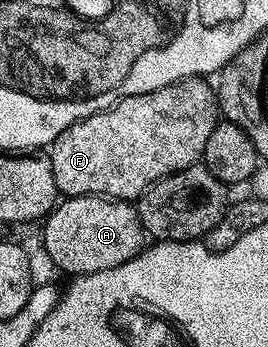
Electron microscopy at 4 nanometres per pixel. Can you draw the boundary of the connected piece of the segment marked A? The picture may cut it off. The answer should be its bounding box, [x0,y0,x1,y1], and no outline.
[42,195,147,277]

